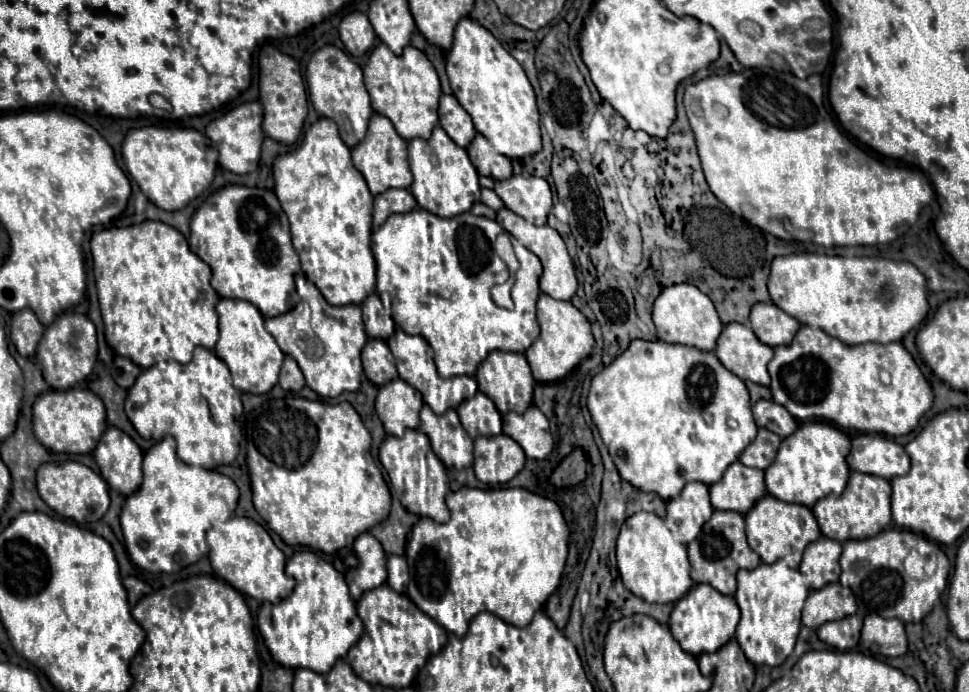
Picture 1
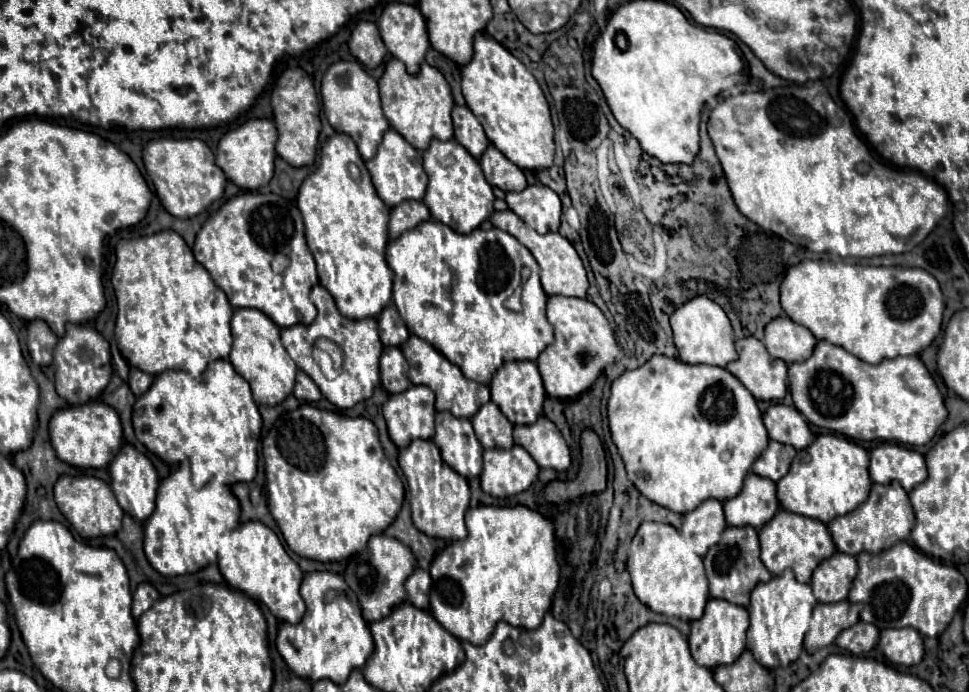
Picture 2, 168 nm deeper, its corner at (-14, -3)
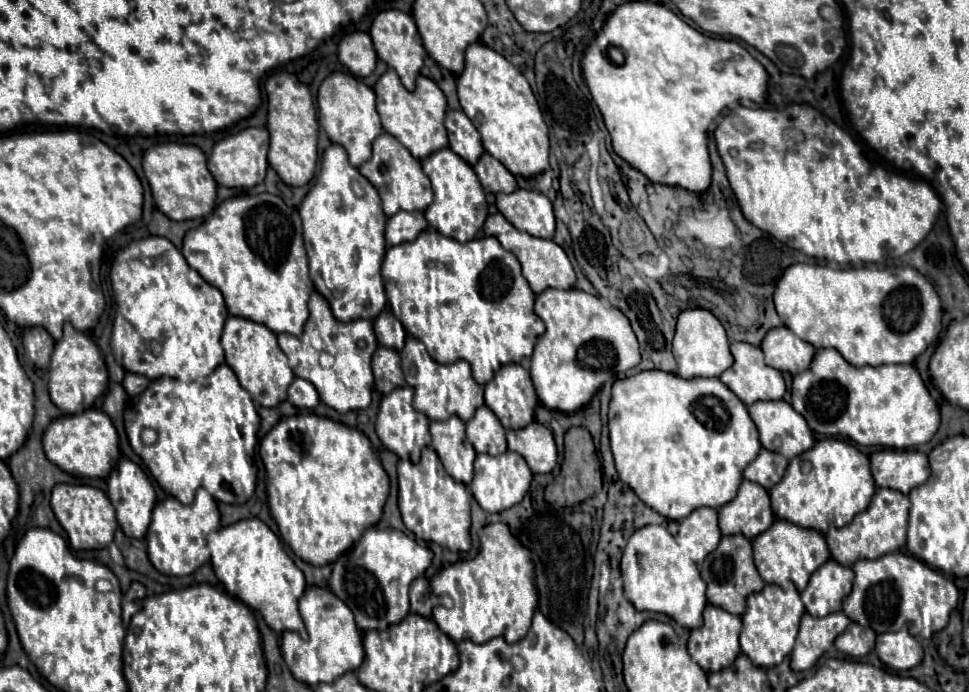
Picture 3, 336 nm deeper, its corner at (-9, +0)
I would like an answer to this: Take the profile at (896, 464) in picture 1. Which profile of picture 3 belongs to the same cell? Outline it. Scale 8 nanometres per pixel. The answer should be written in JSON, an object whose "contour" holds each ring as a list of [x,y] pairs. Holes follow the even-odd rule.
{"contour":[[[893,449],[875,451],[871,455],[871,471],[873,471],[873,477],[875,477],[877,487],[895,489],[895,491],[901,491],[905,495],[913,487],[919,487],[921,483],[925,483],[925,479],[931,473],[929,461],[927,461],[927,455],[925,453],[919,453],[919,451],[893,451]]]}

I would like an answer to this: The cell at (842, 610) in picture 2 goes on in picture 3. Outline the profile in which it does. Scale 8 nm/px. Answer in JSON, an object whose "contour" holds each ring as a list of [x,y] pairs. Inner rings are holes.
{"contour":[[[843,611],[825,617],[811,617],[805,613],[791,653],[791,669],[809,671],[817,663],[817,659],[833,645],[835,637],[839,637],[845,631],[849,623],[851,621]]]}

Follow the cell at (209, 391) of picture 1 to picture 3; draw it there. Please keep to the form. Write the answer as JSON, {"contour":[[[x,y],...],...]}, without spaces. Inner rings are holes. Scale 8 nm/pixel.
{"contour":[[[219,365],[205,381],[201,383],[181,383],[171,377],[161,377],[153,381],[141,395],[129,401],[125,409],[125,431],[133,451],[141,457],[149,473],[161,485],[161,489],[175,497],[177,501],[189,505],[199,487],[207,489],[213,499],[223,503],[243,505],[255,491],[257,467],[255,467],[255,451],[257,451],[257,431],[259,431],[259,415],[255,403],[249,393],[237,383],[233,369],[229,365]],[[153,429],[157,433],[157,441],[153,445],[145,445],[141,441],[141,431]]]}

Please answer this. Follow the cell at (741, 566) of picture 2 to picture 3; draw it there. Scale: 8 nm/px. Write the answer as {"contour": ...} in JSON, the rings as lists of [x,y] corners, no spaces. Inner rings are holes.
{"contour":[[[731,535],[723,537],[721,543],[713,553],[707,555],[707,559],[699,565],[701,577],[707,583],[707,601],[715,607],[721,607],[733,615],[743,615],[745,613],[745,601],[747,595],[759,593],[765,583],[761,581],[755,563],[753,563],[753,551],[751,551],[751,541],[743,535]]]}

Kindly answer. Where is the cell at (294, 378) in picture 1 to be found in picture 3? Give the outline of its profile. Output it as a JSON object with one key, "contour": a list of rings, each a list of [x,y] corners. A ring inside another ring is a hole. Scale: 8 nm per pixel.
{"contour":[[[299,377],[289,385],[289,397],[287,399],[297,409],[313,409],[319,403],[319,395],[317,395],[315,387],[309,381],[299,379]]]}

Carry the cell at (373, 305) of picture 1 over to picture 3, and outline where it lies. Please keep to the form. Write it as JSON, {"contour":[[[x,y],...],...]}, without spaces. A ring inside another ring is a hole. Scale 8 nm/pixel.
{"contour":[[[385,309],[373,321],[373,329],[375,329],[375,335],[377,335],[379,345],[389,347],[389,349],[395,349],[395,351],[399,351],[403,347],[405,337],[407,337],[407,331],[401,325],[401,321],[389,309]]]}

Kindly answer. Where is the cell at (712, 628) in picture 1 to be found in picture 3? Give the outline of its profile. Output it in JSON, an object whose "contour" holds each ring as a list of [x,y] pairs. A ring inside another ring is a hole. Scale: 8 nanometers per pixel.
{"contour":[[[707,605],[703,619],[703,627],[691,631],[687,643],[689,655],[695,663],[701,665],[705,673],[721,671],[729,667],[741,653],[741,617],[729,615],[721,607]]]}

